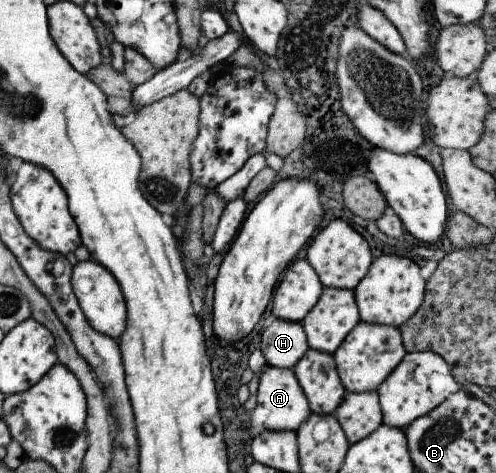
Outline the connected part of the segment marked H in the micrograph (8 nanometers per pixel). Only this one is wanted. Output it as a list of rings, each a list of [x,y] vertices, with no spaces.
[[[274,318],[261,332],[259,349],[269,367],[291,369],[308,349],[301,322]]]

